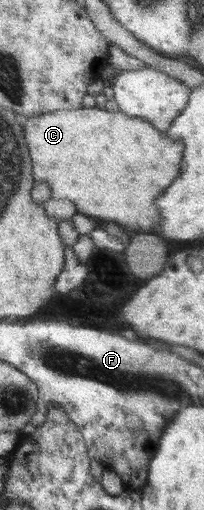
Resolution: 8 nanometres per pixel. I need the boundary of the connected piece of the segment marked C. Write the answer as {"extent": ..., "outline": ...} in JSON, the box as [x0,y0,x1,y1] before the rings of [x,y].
{"extent":[26,107,183,232],"outline":[[[97,107],[90,108],[78,108],[76,110],[61,110],[56,112],[49,112],[48,114],[42,114],[36,118],[30,118],[28,124],[26,124],[26,134],[28,134],[28,140],[30,140],[30,156],[33,157],[34,163],[34,178],[35,181],[46,181],[50,183],[52,196],[56,198],[70,198],[74,201],[77,208],[77,212],[87,215],[89,218],[92,216],[98,216],[98,218],[92,218],[98,221],[99,224],[103,224],[107,221],[116,223],[121,228],[128,228],[128,230],[136,230],[136,232],[144,232],[148,228],[154,228],[158,222],[160,222],[160,214],[158,214],[158,208],[154,206],[154,200],[158,194],[162,194],[162,190],[168,186],[179,172],[179,163],[181,162],[181,152],[183,150],[182,141],[180,139],[170,139],[167,133],[158,131],[151,125],[149,121],[140,119],[136,116],[128,116],[122,111],[107,111],[106,109],[100,109]]]}

